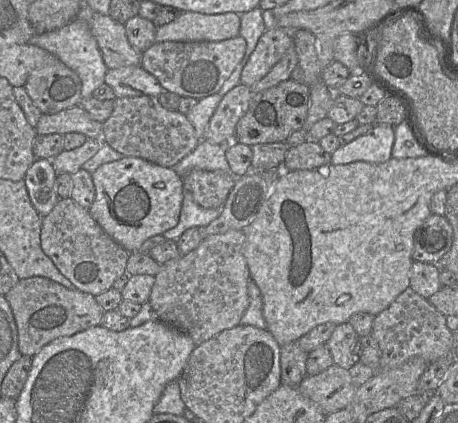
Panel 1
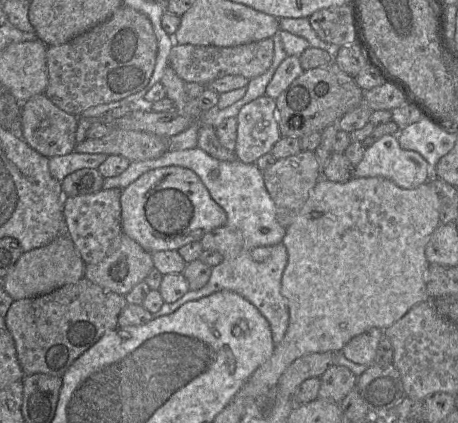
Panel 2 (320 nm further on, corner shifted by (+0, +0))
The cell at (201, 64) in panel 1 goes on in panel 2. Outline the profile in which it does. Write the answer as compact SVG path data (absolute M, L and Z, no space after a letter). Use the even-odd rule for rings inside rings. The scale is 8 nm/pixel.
M271 38L239 46L217 47L214 45L175 44L169 53L169 66L185 82L207 85L229 75L240 75L249 80L264 73L271 65L274 43Z

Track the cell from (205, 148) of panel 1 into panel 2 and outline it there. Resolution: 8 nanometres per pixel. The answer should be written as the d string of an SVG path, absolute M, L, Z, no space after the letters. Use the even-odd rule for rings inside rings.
M197 147L188 150L168 151L159 158L131 162L123 173L105 178L102 190L124 189L142 174L167 166L188 168L199 176L211 197L226 212L226 226L242 233L245 248L249 251L259 246L273 246L282 242L286 229L277 221L275 204L265 187L263 171L255 163L246 164L237 159L222 161Z

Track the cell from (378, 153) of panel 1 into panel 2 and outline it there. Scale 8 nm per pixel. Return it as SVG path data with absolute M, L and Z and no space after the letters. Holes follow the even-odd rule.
M384 135L366 148L362 160L354 169L356 178L375 176L386 178L401 188L413 189L428 182L432 178L432 171L419 153L402 149L394 135Z

